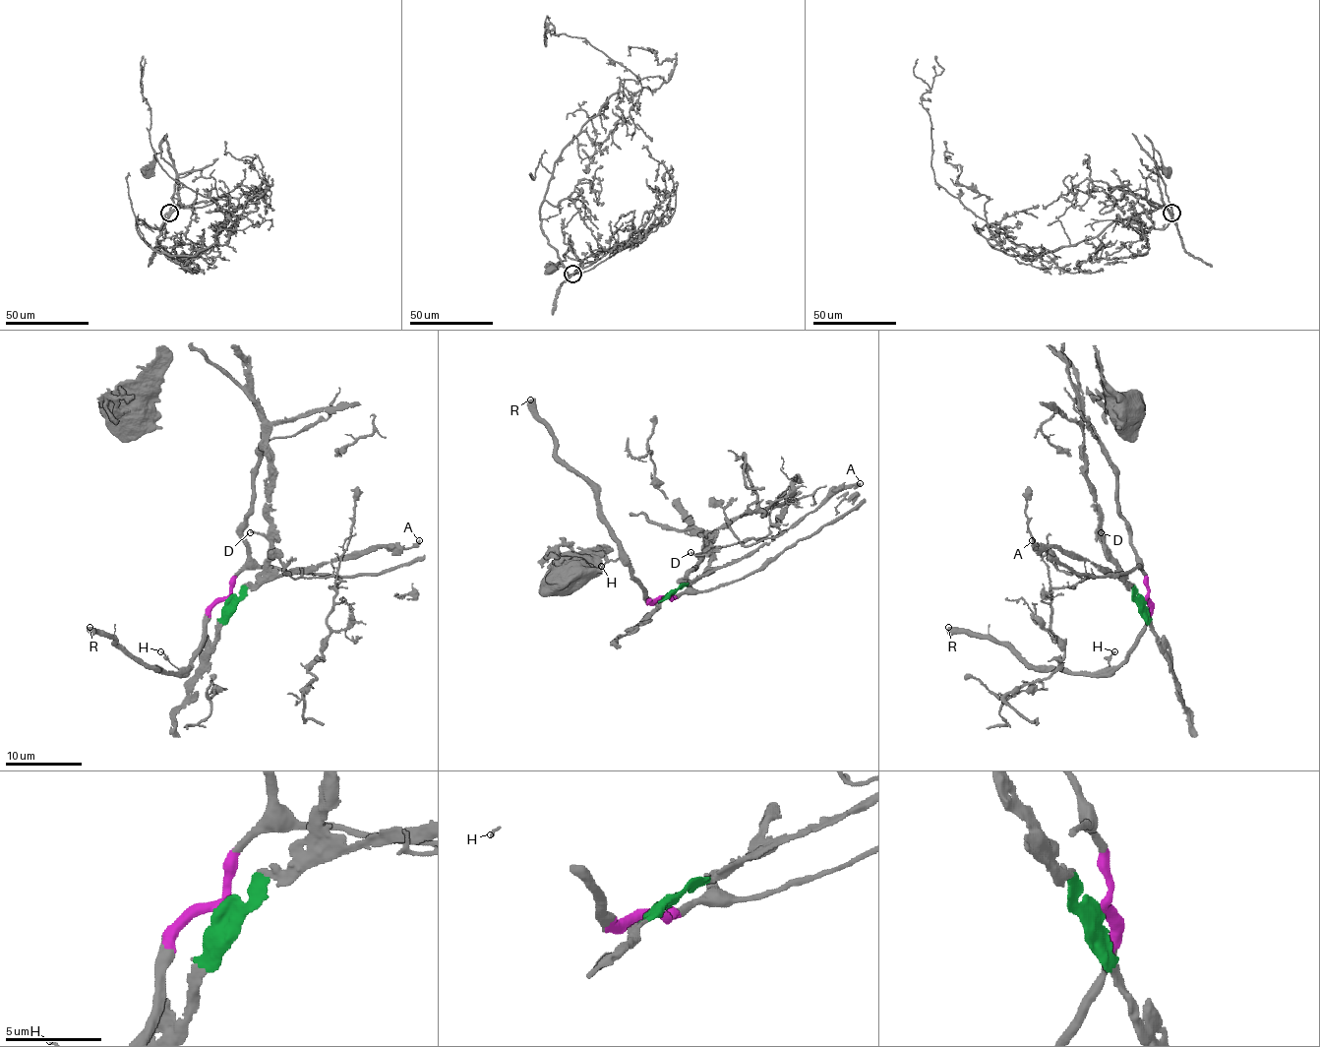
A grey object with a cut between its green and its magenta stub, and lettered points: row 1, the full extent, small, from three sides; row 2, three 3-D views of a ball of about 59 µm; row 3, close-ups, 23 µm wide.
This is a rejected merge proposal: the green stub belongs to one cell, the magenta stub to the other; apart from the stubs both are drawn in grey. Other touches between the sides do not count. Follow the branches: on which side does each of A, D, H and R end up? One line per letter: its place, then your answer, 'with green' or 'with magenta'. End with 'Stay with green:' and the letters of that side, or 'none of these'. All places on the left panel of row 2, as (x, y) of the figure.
A: place (419, 540); with green
D: place (250, 532); with green
H: place (160, 651); with magenta
R: place (90, 627); with magenta
Stay with green: A, D

